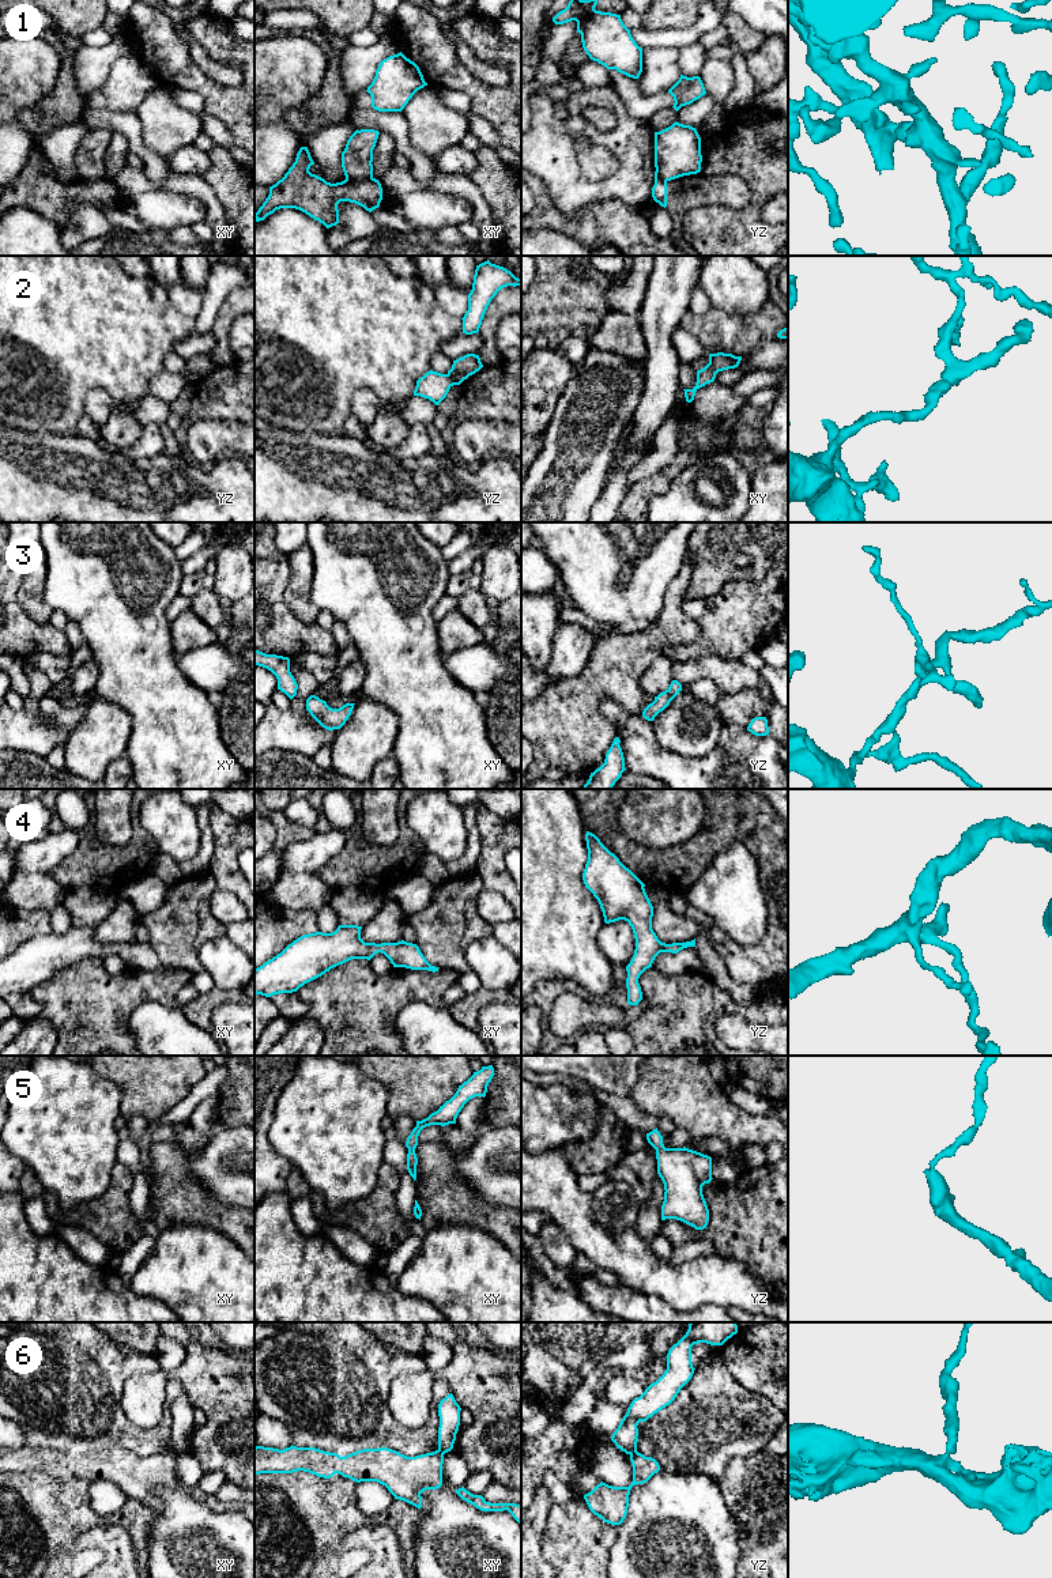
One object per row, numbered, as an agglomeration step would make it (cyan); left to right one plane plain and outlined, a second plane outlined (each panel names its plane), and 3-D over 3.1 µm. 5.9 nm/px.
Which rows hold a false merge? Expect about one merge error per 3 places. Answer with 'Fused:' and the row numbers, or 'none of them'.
Fused: 1, 6

